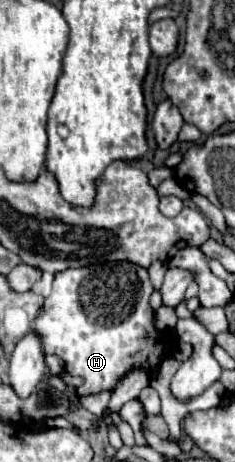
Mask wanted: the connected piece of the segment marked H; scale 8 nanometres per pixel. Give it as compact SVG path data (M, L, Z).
M127 261L65 269L55 273L53 291L45 299L45 305L41 307L33 323L33 333L41 339L43 353L57 355L59 359L63 359L67 373L83 379L83 385L77 387L79 395L115 389L117 381L131 369L155 371L159 367L161 353L165 353L165 343L169 335L155 331L155 313L149 307L151 293L153 285L149 283L147 269Z

